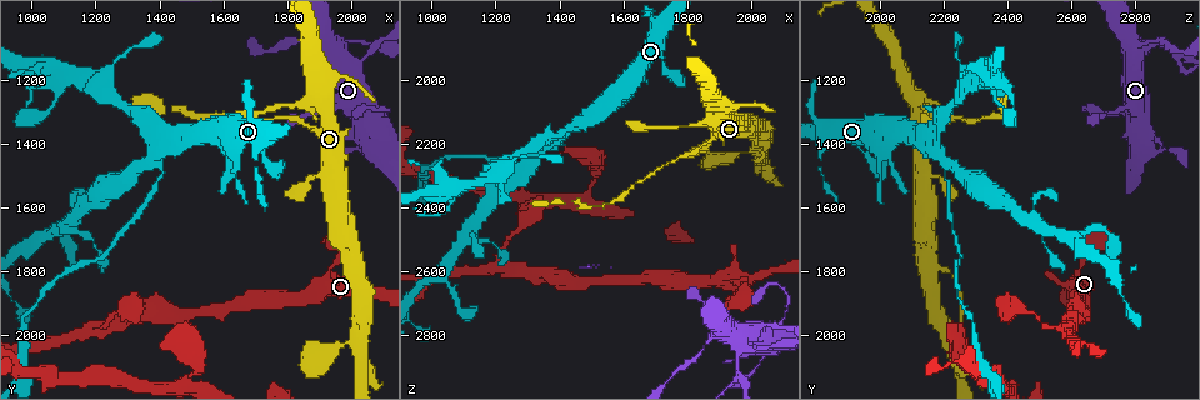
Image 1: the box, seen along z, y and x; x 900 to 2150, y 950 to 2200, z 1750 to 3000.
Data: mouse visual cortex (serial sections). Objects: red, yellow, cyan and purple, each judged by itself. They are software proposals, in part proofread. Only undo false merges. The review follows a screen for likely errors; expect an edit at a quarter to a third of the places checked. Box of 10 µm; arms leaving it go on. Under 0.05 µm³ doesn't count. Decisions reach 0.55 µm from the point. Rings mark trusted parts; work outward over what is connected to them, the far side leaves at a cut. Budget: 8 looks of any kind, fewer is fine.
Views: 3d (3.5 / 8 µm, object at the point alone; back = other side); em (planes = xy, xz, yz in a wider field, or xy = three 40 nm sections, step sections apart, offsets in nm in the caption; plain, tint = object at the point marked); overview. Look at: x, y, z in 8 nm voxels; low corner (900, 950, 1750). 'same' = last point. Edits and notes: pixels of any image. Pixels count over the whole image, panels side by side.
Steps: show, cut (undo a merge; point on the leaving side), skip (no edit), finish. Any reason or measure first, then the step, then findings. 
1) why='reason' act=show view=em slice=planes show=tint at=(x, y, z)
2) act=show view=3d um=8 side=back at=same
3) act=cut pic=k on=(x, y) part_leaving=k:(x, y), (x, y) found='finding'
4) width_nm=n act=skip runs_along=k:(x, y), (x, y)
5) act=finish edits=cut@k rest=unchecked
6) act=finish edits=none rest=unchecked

why='thin arm on a thick one' act=show view=3d um=8 at=(1910, 1260, 2120)

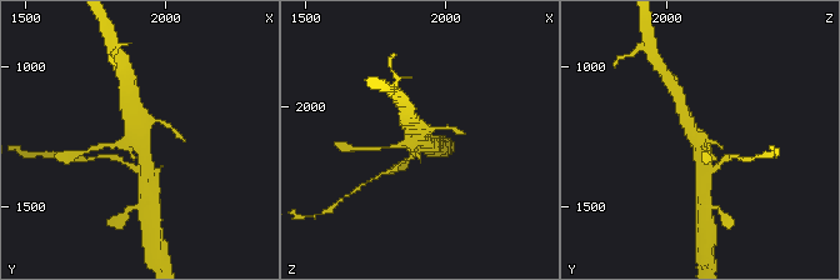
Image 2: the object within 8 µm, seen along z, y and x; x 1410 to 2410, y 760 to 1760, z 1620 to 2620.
act=show view=em slice=planes show=tint at=same

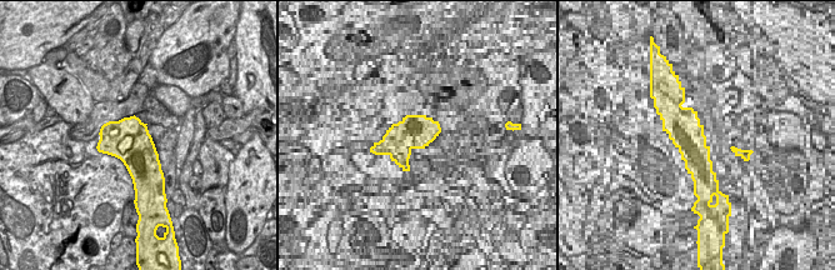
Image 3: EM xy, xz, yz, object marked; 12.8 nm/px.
act=skip runs_along=2:(708, 174), (683, 109) found='all the same cell'

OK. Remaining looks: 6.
why='side arm on a straight run' act=show view=3d um=3.5 at=(1400, 1470, 2200)

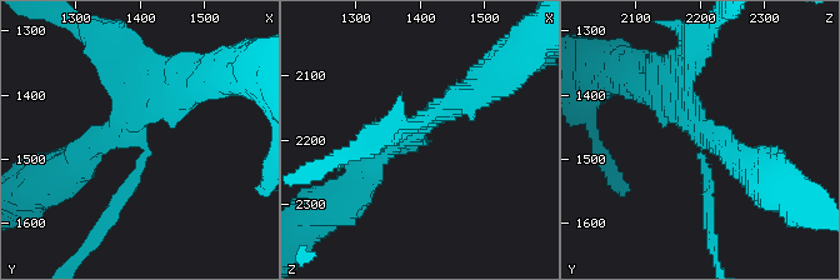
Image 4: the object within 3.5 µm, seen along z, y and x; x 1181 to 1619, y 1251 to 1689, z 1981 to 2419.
why='now the EM' act=show view=em slice=xy step=3 show=tint at=(1405, 1485, 2200)

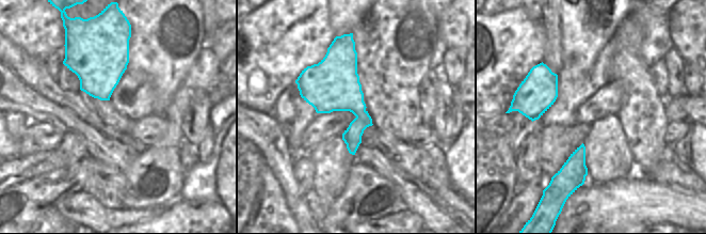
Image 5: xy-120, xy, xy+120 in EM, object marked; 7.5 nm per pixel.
arm_widths_nm=150,300,300 act=cut pic=4 on=(128, 189) found='a second cell is stuck on'

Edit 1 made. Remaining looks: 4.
act=show view=overview

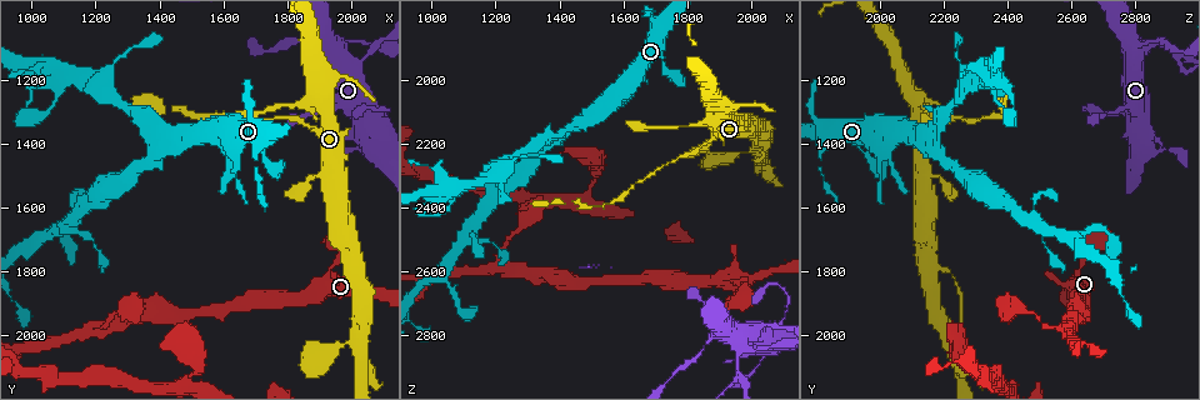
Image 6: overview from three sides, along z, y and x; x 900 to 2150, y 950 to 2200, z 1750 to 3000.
why='three arms meet' act=show view=3d um=3.5 side=back at=(2010, 1790, 2160)

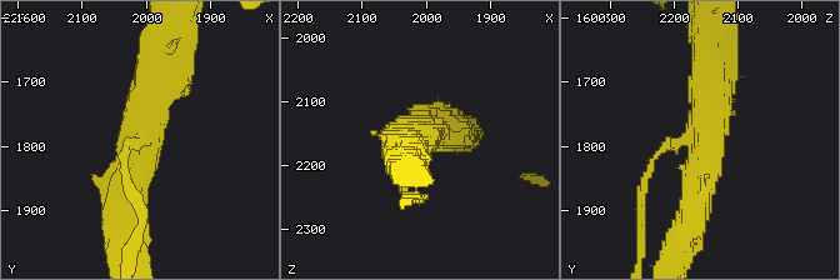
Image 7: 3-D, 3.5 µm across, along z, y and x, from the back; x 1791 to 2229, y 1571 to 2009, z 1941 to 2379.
arms=3 arm_widths_nm=100,400,450 why='now the EM' act=show view=em slice=planes show=tint at=(2005, 1790, 2160)

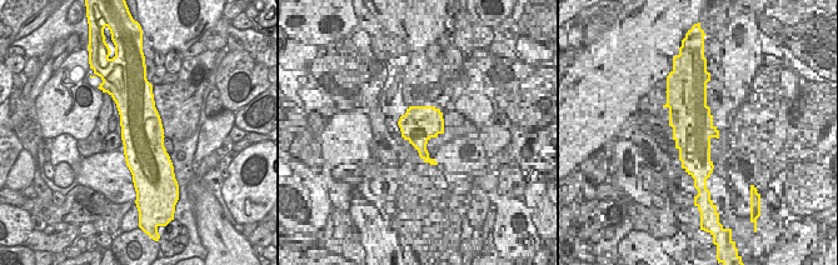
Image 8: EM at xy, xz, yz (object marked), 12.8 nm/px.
act=skip runs_along=7:(153, 61), (123, 218) found='one cell here'

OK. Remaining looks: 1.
act=finish edits=cut@4 rest=unchecked

